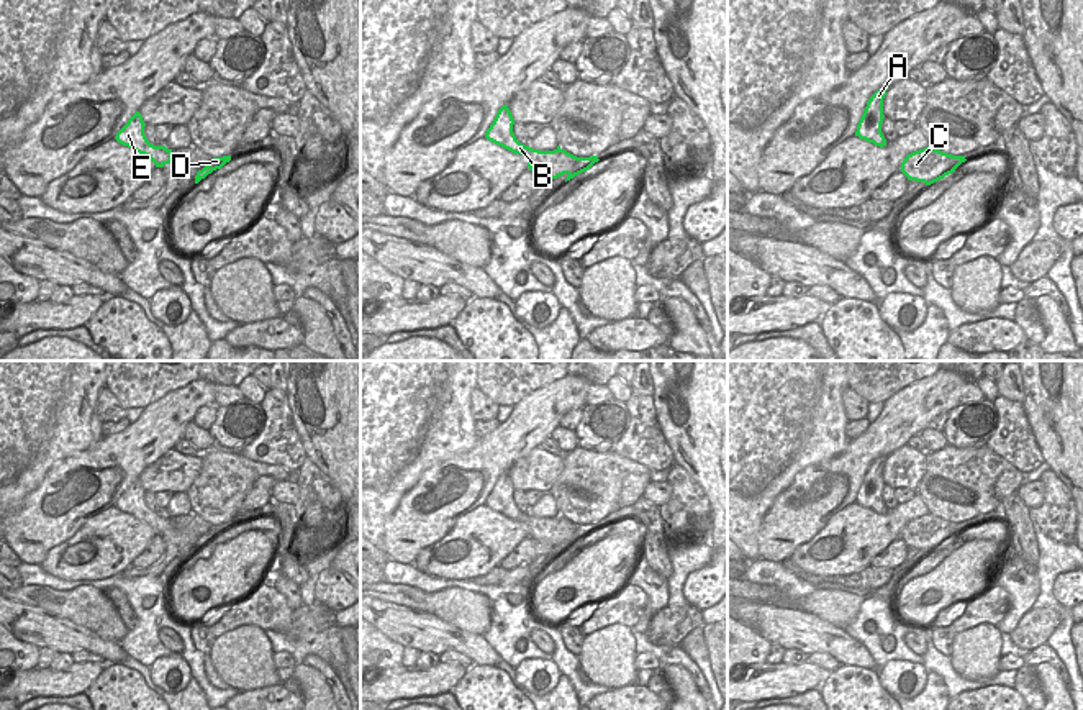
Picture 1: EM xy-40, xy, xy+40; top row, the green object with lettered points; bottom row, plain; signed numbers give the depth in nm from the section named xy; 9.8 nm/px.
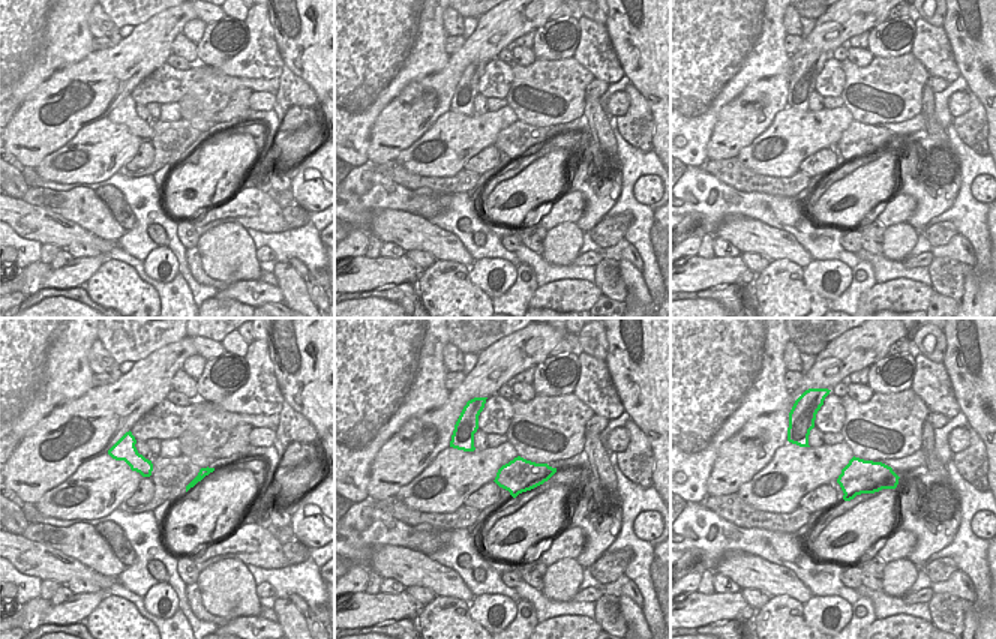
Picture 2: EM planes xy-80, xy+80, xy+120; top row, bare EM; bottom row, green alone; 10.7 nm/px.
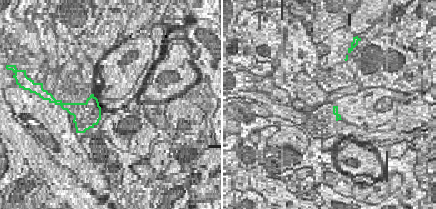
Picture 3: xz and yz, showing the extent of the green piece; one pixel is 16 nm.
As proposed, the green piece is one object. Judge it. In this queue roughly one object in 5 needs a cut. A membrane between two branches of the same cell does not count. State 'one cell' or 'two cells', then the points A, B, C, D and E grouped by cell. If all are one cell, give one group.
one cell | A B C D E

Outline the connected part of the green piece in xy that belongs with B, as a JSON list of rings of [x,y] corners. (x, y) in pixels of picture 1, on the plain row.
[[[503,472],[487,497],[485,505],[514,521],[524,523],[528,526],[529,538],[534,541],[544,543],[547,546],[557,546],[565,541],[567,549],[588,538],[595,530],[600,528],[598,523],[577,525],[560,513],[557,513],[554,518],[539,518],[524,513],[516,507],[513,492],[514,487],[508,472]]]

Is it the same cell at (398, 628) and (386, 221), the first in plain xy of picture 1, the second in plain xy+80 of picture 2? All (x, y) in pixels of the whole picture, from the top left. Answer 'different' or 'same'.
same

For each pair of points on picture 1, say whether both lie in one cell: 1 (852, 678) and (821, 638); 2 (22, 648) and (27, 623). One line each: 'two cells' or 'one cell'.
1: two cells
2: two cells

